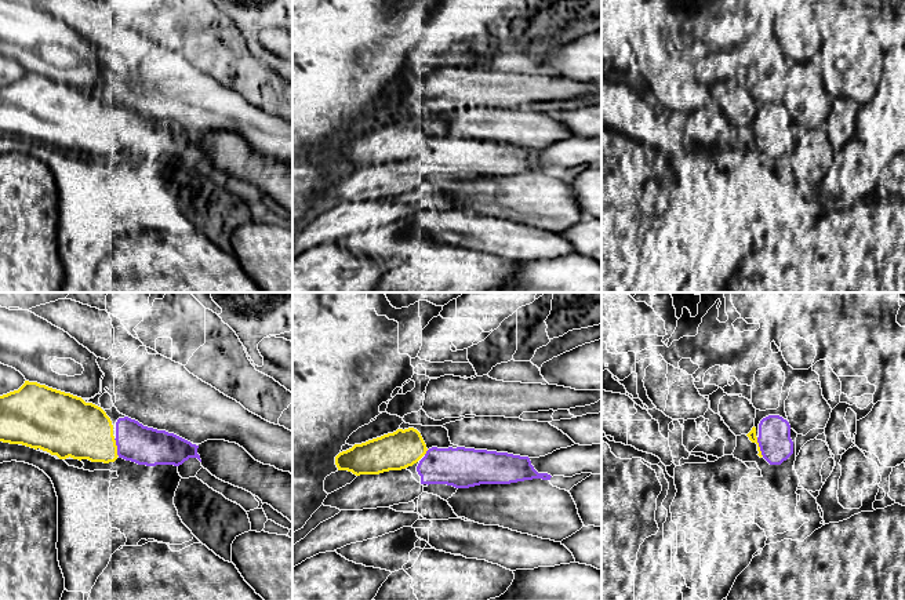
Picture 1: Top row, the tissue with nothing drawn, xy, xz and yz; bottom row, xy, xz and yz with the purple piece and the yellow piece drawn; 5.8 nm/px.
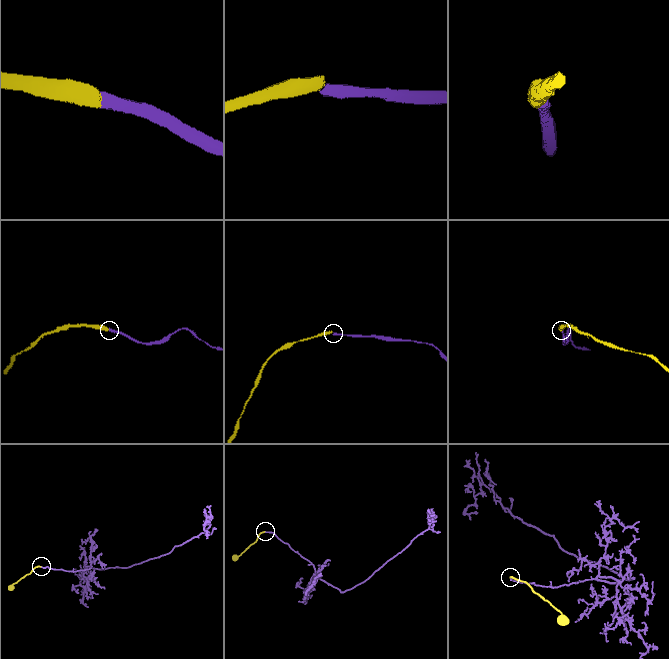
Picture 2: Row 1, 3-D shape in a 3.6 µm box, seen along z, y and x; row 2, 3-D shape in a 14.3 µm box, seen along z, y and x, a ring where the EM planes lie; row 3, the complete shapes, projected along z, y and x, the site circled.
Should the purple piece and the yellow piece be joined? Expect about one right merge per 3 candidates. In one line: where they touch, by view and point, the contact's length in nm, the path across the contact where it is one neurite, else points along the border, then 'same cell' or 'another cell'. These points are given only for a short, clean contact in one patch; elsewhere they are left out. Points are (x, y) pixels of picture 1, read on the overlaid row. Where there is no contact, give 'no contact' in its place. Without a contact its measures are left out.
contact yz (759, 446); length 120 nm; way yz (774, 440), (769, 446), (759, 446), (752, 435); same cell

